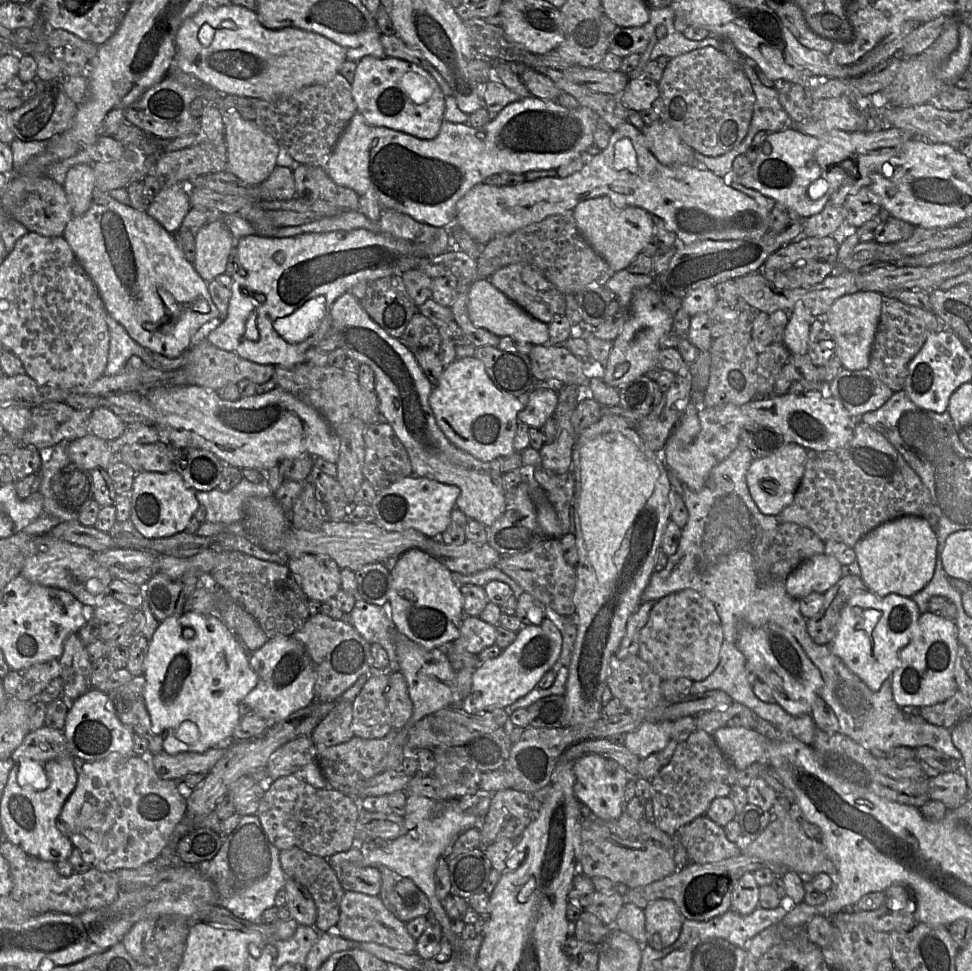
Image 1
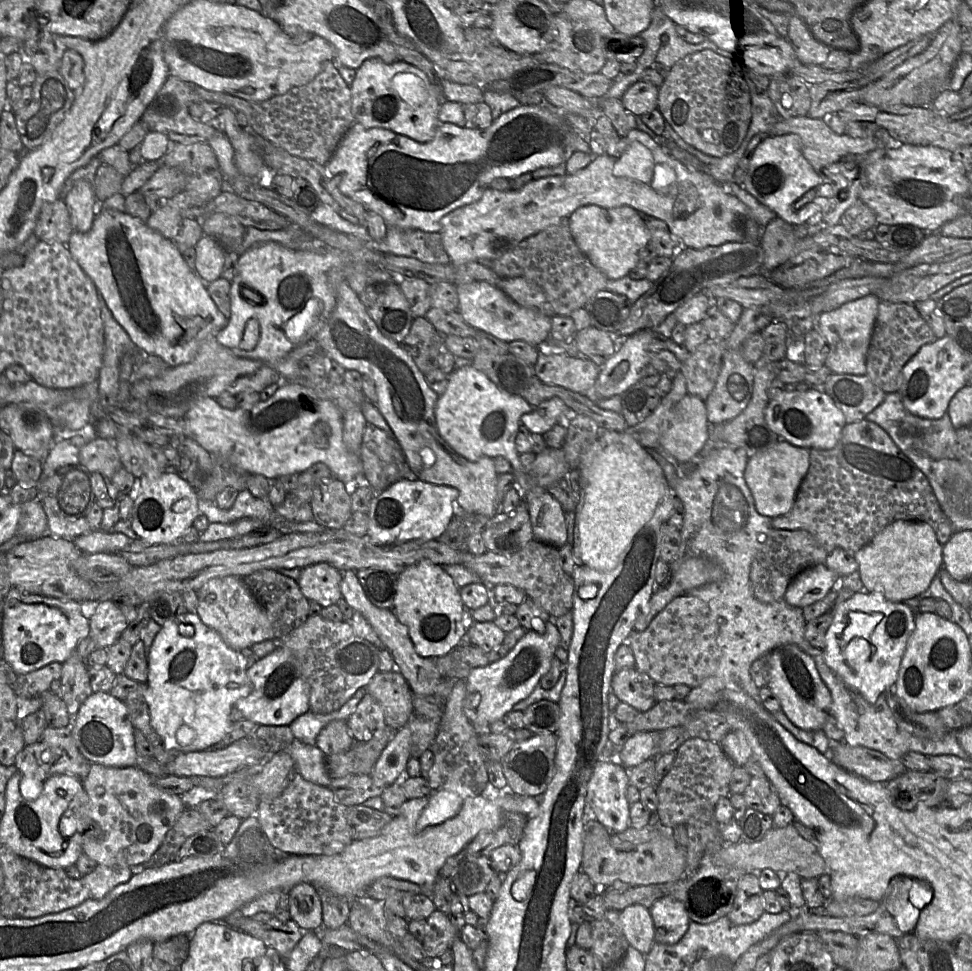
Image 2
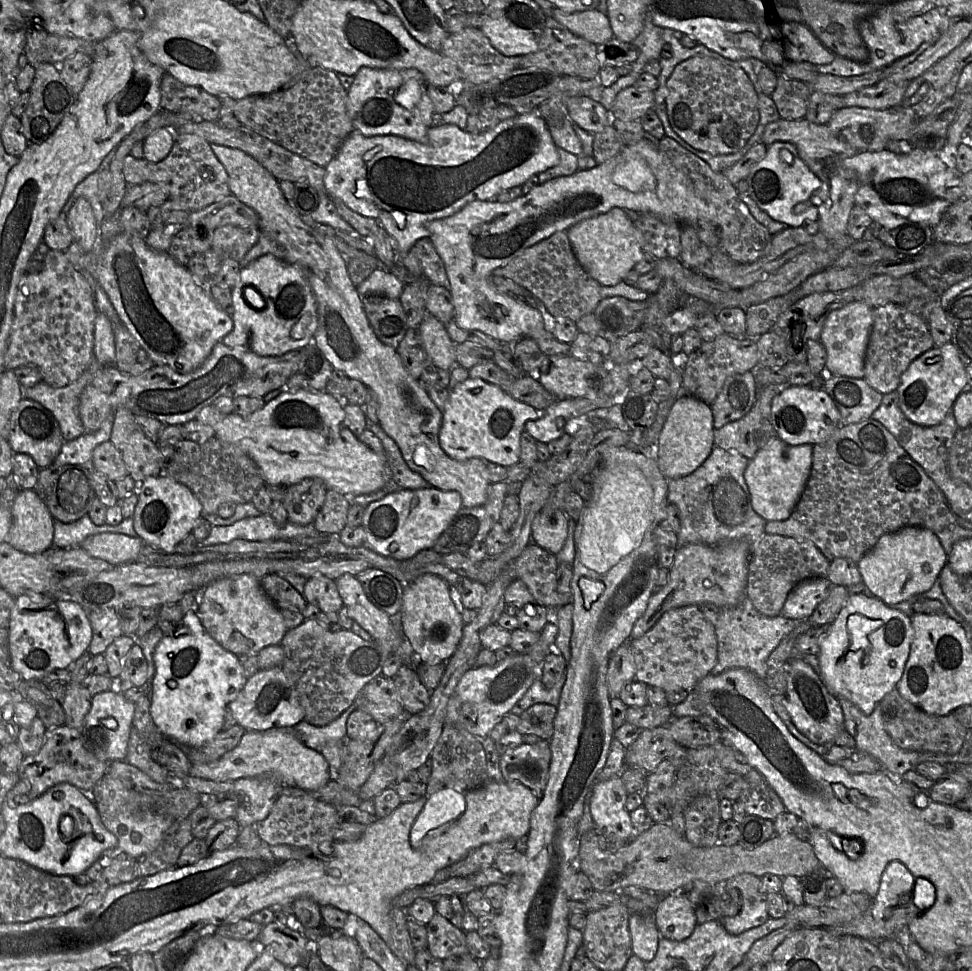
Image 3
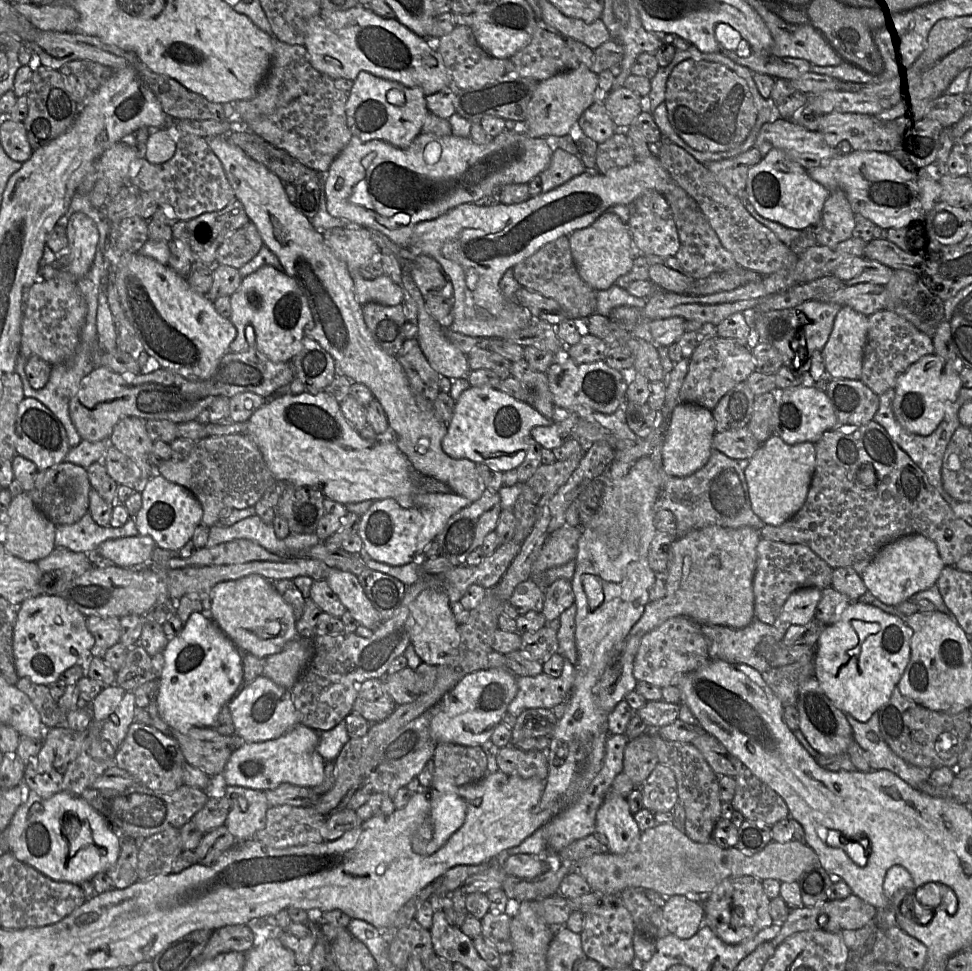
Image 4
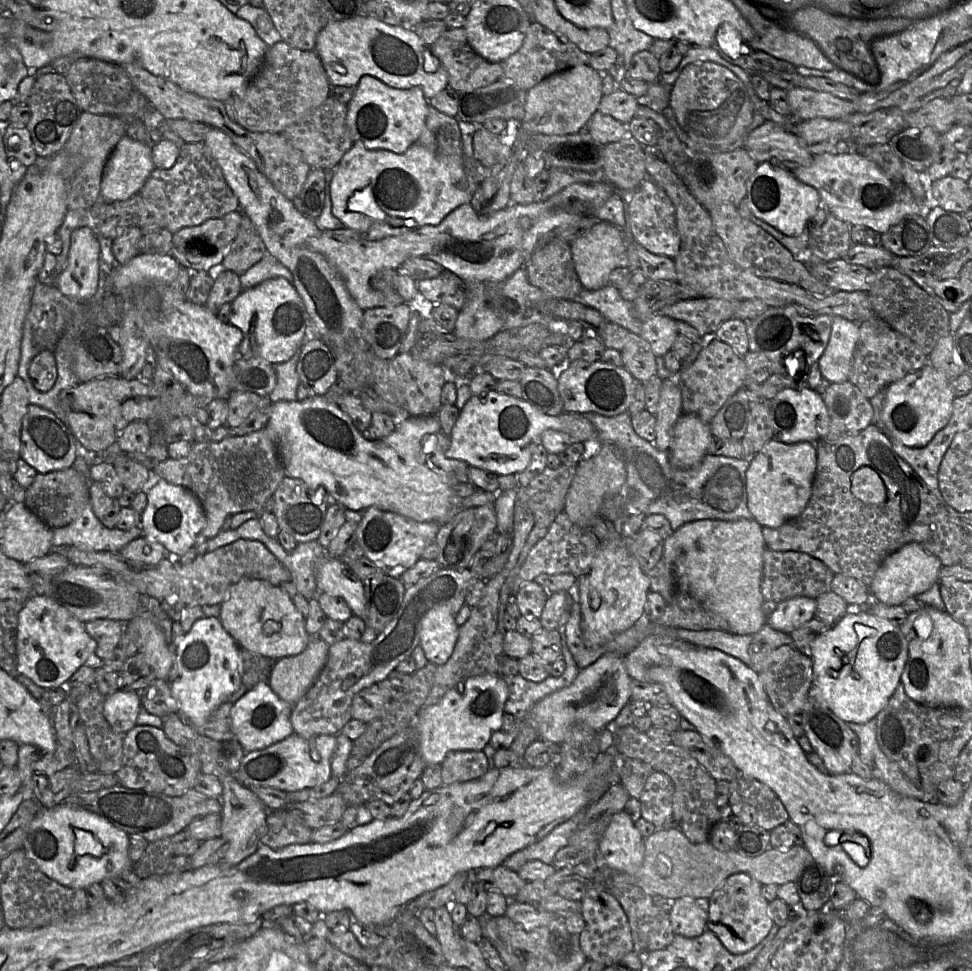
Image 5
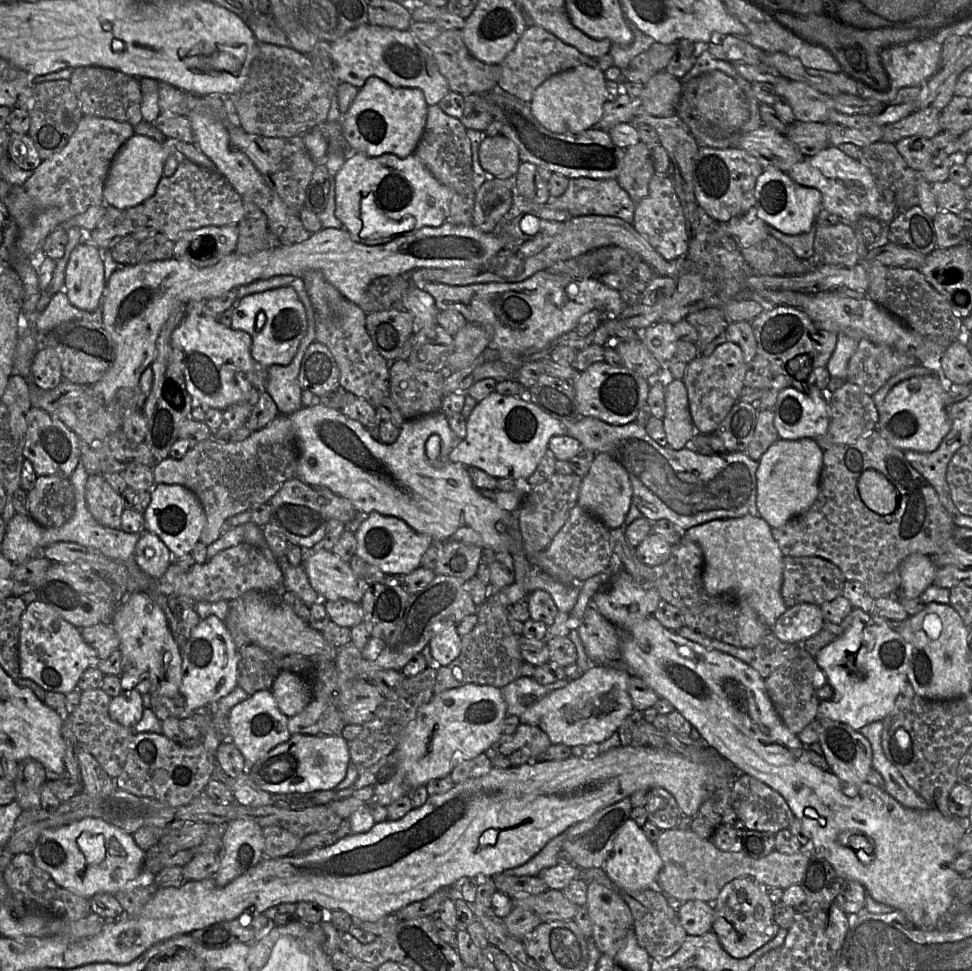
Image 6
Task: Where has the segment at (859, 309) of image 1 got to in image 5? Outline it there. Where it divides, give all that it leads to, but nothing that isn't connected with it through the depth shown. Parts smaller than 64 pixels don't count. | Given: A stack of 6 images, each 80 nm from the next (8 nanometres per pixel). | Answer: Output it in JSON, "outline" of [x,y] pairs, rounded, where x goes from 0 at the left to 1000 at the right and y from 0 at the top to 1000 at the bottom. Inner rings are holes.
{"outline":[[[857,326],[852,355],[842,372],[847,388],[855,394],[873,391],[884,344],[884,332]]]}

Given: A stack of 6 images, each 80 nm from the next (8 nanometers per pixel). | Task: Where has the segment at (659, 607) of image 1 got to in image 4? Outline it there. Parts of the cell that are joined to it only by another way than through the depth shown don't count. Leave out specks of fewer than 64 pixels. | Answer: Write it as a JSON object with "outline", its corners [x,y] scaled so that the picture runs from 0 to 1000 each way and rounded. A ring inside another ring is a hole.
{"outline":[[[692,635],[660,657],[653,675],[651,694],[655,702],[666,702],[678,709],[697,706],[702,696],[719,689],[728,681],[728,661],[721,644],[707,635]]]}

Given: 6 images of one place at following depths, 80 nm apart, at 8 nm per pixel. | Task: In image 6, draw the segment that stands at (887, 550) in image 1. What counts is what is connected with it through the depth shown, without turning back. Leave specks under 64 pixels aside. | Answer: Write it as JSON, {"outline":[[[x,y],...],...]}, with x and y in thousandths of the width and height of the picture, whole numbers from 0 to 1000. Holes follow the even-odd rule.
{"outline":[[[939,570],[925,584],[924,615],[943,616],[960,601],[964,584],[954,572]]]}

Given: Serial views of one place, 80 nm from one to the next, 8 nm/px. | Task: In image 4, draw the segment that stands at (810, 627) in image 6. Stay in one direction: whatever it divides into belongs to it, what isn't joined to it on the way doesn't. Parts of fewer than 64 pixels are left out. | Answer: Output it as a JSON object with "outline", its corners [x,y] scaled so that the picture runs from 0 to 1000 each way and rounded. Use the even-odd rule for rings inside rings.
{"outline":[[[833,605],[816,610],[807,621],[800,641],[812,644],[827,644],[838,635],[846,609]]]}

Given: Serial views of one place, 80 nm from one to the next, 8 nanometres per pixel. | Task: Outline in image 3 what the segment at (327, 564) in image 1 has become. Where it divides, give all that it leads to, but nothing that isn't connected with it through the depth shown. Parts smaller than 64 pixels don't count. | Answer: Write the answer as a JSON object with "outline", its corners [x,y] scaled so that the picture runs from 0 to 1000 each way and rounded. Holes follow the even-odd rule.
{"outline":[[[323,593],[316,596],[313,605],[316,621],[326,623],[331,630],[349,630],[354,624],[348,610],[346,598],[335,593]]]}

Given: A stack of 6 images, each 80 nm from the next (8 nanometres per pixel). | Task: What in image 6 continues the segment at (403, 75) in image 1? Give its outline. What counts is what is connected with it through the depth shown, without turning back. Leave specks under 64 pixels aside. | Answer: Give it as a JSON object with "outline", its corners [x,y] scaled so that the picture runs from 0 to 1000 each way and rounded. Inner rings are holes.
{"outline":[[[387,78],[380,79],[352,122],[353,143],[361,156],[380,162],[405,159],[418,163],[427,157],[435,138],[440,107],[431,91],[405,90]]]}

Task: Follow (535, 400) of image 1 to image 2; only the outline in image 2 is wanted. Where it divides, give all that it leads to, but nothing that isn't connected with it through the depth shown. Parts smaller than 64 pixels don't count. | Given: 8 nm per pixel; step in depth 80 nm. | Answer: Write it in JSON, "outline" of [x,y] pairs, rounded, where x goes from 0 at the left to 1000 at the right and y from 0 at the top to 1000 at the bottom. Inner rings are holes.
{"outline":[[[567,410],[549,419],[545,424],[536,428],[535,435],[546,446],[560,447],[576,433],[583,433],[583,428],[593,427],[576,410]]]}

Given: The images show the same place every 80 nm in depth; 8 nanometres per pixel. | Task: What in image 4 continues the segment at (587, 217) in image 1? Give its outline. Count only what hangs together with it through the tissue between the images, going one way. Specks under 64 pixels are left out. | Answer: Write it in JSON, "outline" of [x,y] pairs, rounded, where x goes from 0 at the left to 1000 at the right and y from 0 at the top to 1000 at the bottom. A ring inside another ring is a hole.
{"outline":[[[631,218],[620,219],[610,231],[588,239],[584,245],[598,286],[613,300],[628,297],[638,284],[650,277],[654,256],[646,233]]]}

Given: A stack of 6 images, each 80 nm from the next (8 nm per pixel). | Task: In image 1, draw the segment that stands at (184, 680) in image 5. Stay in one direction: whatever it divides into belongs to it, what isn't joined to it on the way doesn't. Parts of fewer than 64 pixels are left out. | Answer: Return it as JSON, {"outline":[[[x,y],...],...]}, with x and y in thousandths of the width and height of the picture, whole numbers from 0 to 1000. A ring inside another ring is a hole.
{"outline":[[[190,630],[188,633],[176,634],[165,641],[163,648],[159,650],[153,661],[151,675],[148,682],[149,709],[148,719],[151,731],[155,738],[155,751],[158,756],[167,760],[168,772],[173,777],[182,777],[187,774],[208,775],[216,770],[228,768],[239,762],[238,758],[245,747],[248,737],[246,726],[250,723],[252,717],[264,705],[265,695],[259,689],[256,680],[247,666],[245,657],[235,648],[235,646],[222,633],[204,632],[201,630]],[[190,647],[200,649],[199,656],[191,655]]]}

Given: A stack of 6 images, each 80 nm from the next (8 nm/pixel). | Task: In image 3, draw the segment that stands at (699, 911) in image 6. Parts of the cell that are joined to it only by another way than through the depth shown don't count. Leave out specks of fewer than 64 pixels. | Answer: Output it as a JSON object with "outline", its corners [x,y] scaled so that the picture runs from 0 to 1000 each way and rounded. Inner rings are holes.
{"outline":[[[702,919],[683,922],[672,937],[672,944],[679,963],[693,969],[707,967],[718,952],[712,932]]]}

